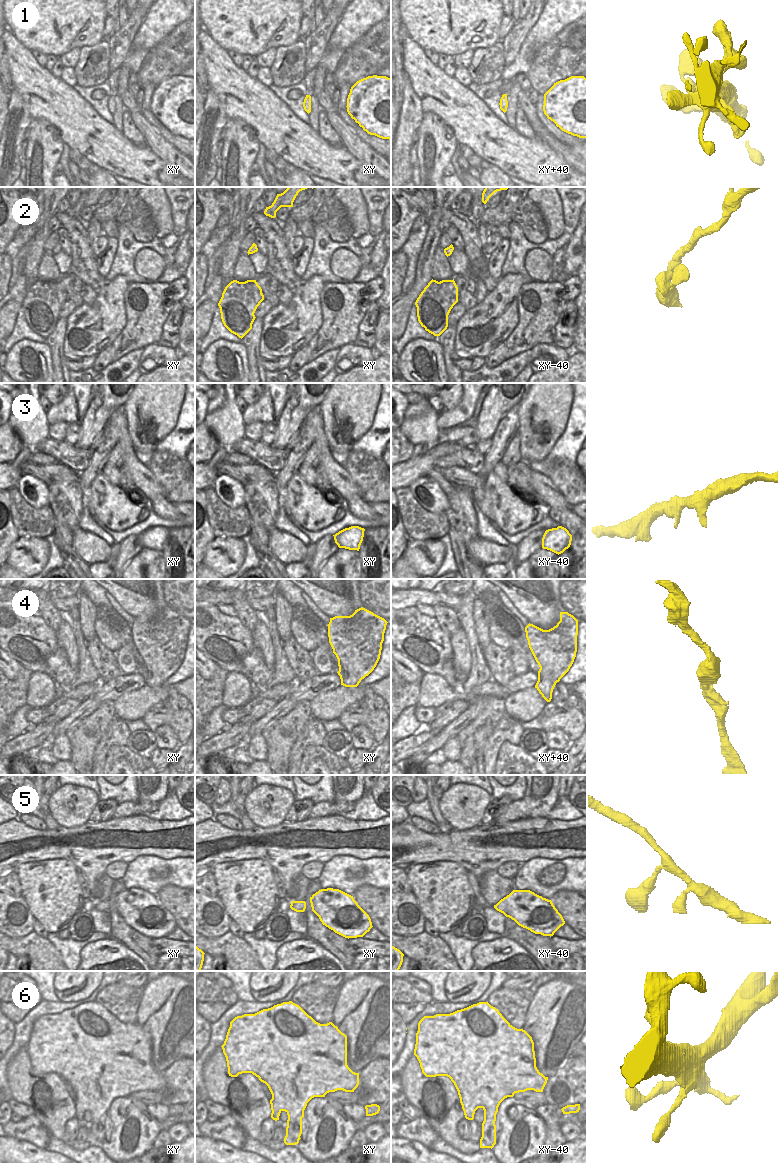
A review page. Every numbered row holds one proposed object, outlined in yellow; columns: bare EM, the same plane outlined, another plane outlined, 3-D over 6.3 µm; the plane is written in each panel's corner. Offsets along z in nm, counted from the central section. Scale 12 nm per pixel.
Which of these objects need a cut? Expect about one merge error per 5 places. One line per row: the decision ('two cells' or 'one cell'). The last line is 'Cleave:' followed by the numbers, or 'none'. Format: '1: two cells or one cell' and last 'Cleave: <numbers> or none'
1: one cell
2: one cell
3: one cell
4: one cell
5: one cell
6: one cell
Cleave: none

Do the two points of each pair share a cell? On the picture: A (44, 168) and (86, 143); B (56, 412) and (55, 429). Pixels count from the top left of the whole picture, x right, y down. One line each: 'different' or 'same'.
A: different
B: different

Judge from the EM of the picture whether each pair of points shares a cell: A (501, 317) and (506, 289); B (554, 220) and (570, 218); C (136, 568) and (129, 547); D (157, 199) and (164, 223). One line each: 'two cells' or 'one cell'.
A: one cell
B: two cells
C: two cells
D: one cell

